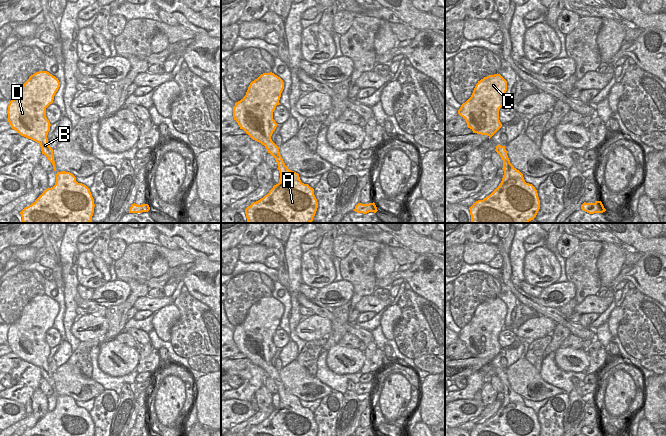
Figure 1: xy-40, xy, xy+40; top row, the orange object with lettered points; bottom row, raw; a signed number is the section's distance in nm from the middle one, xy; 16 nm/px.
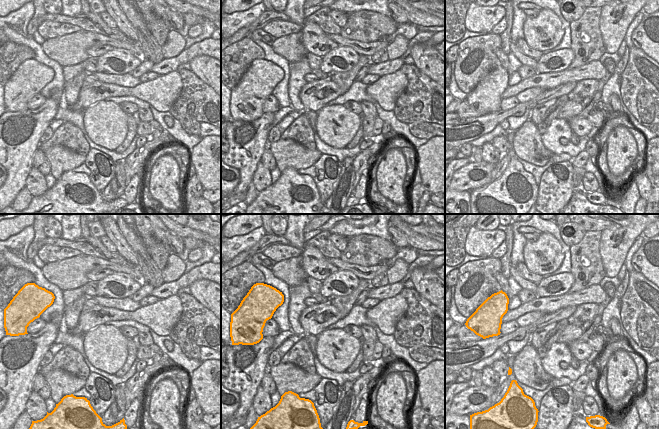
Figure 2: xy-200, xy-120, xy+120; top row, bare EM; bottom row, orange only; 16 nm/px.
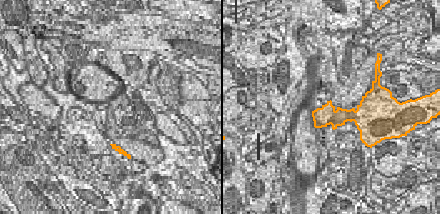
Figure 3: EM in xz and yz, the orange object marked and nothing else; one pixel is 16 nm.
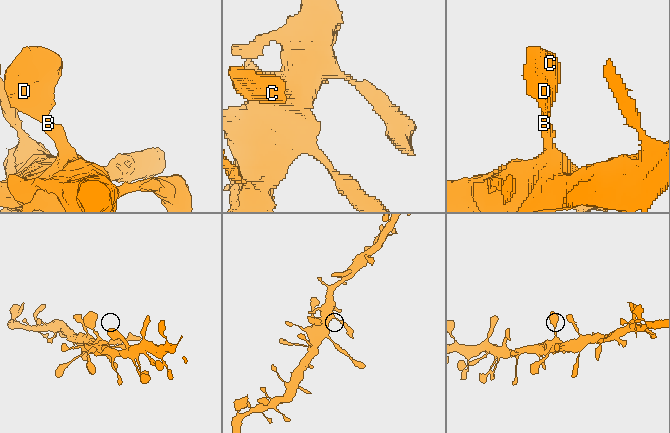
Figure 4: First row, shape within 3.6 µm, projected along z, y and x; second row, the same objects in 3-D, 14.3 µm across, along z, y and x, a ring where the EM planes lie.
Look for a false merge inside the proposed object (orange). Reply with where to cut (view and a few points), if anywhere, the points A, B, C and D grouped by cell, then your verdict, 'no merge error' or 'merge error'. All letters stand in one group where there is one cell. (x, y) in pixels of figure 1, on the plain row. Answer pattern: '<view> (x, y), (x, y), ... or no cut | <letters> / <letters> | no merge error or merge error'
no cut | A B C D | no merge error

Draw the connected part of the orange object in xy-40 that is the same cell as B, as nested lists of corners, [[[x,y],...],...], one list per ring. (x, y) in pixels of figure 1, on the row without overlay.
[[[39,295],[23,308],[17,321],[9,325],[8,346],[21,360],[40,368],[42,378],[52,387],[56,395],[53,373],[49,370],[50,346],[46,332],[53,327],[60,311],[58,302],[47,295]]]

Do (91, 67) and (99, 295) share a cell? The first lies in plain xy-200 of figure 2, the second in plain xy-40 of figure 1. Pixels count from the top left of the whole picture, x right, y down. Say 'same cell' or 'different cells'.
different cells

